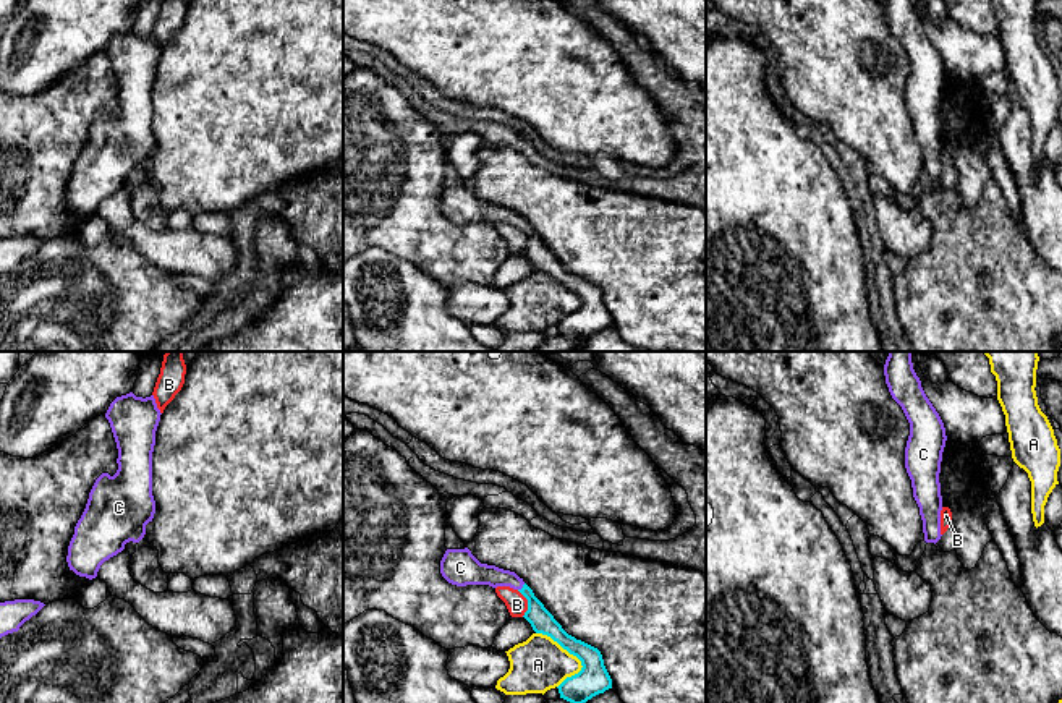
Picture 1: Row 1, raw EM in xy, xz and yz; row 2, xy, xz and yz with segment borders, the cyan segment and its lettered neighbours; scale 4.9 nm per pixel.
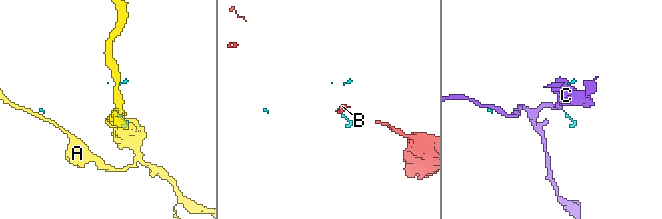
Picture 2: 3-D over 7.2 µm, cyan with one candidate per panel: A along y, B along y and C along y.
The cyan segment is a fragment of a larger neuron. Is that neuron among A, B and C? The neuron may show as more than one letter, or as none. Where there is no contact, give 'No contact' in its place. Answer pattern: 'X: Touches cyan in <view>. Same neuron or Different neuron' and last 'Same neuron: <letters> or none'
A: Touches cyan in xz. Different neuron
B: Touches cyan in xz. Different neuron
C: Touches cyan in xz. Same neuron
Same neuron: C

